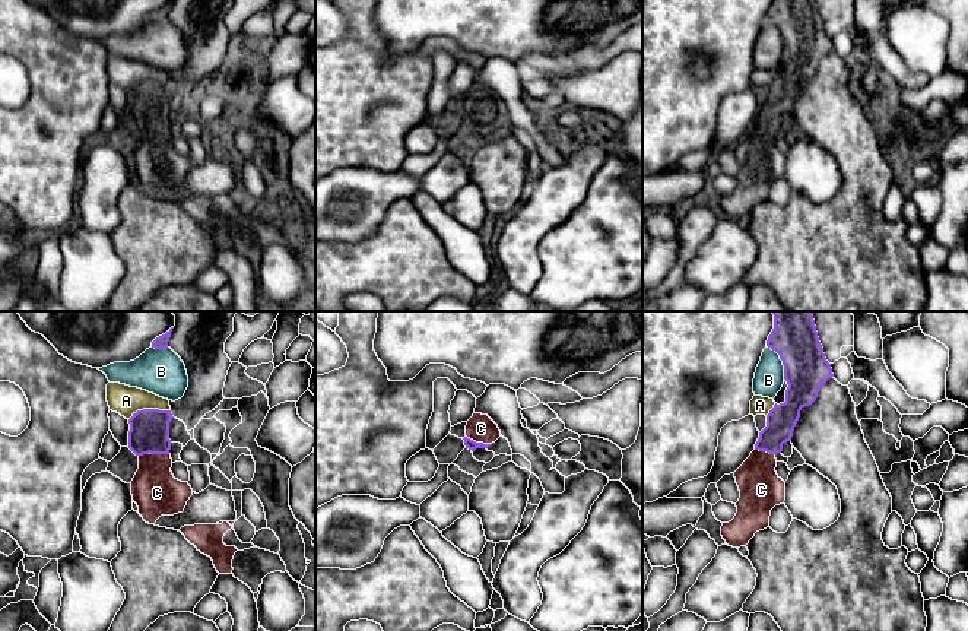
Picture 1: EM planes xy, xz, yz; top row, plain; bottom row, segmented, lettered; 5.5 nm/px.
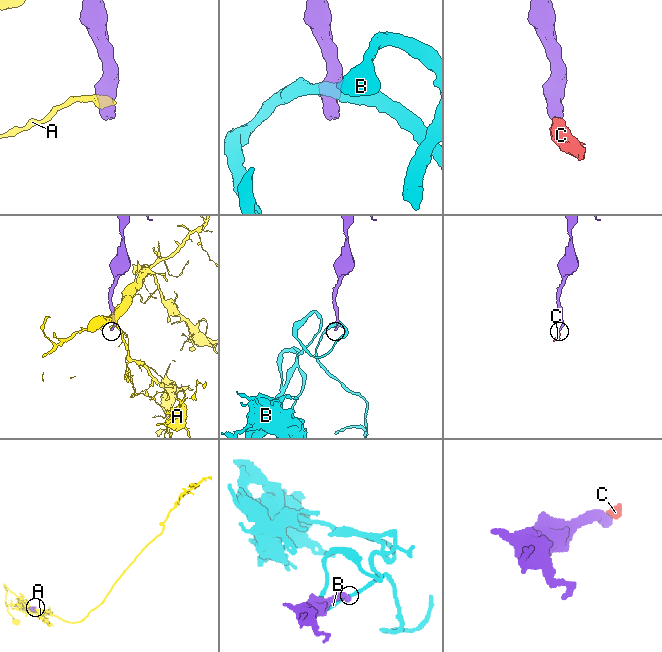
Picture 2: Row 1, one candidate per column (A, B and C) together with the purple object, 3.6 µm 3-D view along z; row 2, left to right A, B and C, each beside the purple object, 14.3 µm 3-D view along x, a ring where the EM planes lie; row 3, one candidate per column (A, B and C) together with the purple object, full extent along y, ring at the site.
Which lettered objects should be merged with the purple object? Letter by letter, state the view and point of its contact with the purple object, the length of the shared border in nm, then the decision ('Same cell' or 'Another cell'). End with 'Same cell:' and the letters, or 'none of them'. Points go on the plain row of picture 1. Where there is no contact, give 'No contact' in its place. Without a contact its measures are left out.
A: Touches purple at xy (149, 82). Shared border 240 nm. Another cell
B: Touches purple at yz (781, 32). Shared border 220 nm. Another cell
C: Touches purple at xy (154, 126). Shared border 170 nm. Same cell
Same cell: C

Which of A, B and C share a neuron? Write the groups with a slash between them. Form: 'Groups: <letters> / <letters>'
Groups: A / B / C

